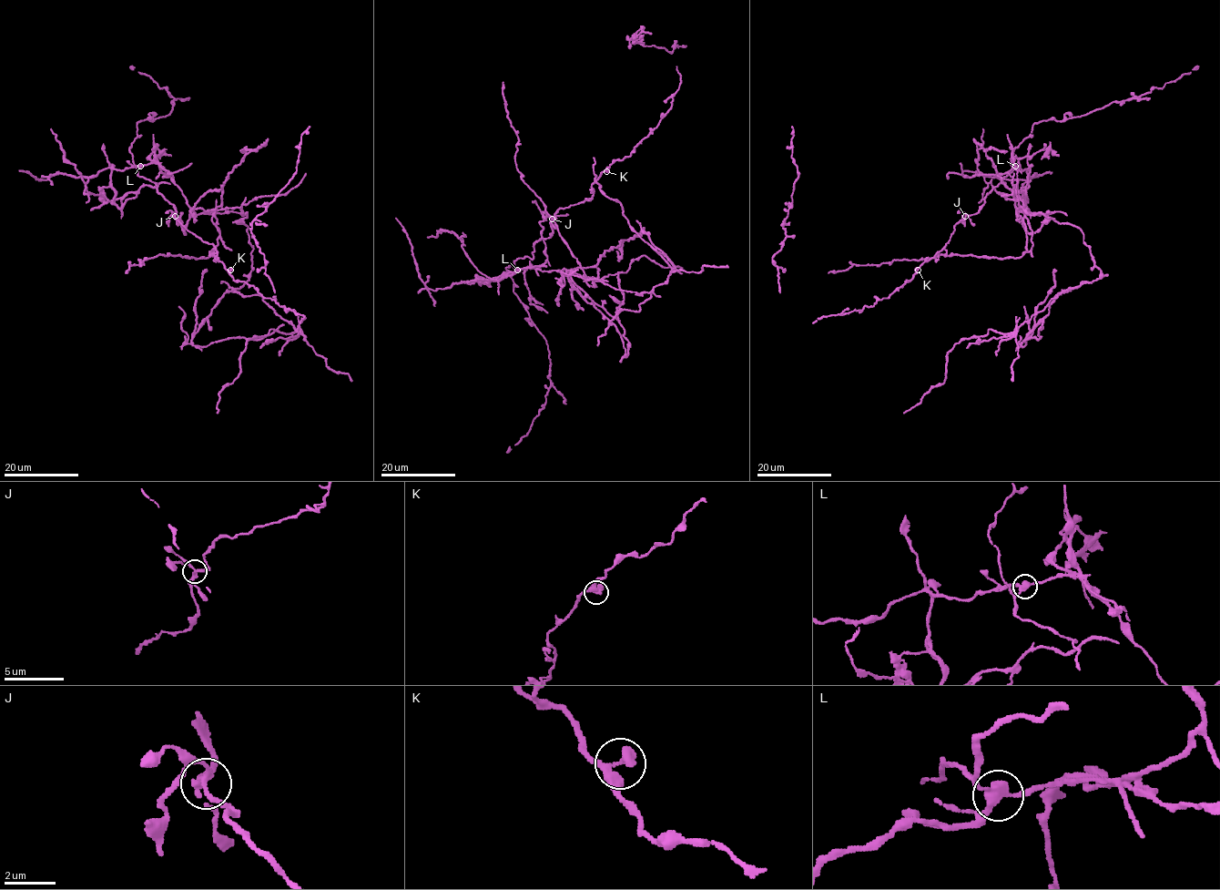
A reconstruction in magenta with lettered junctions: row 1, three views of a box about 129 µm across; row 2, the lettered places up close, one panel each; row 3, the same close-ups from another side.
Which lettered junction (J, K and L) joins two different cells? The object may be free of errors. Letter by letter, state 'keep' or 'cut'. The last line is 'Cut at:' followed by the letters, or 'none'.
J: keep
K: keep
L: cut
Cut at: L

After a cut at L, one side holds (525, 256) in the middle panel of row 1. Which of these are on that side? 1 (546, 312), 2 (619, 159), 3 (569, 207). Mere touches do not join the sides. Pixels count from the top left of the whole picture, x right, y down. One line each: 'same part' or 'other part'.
1: other part
2: same part
3: same part

